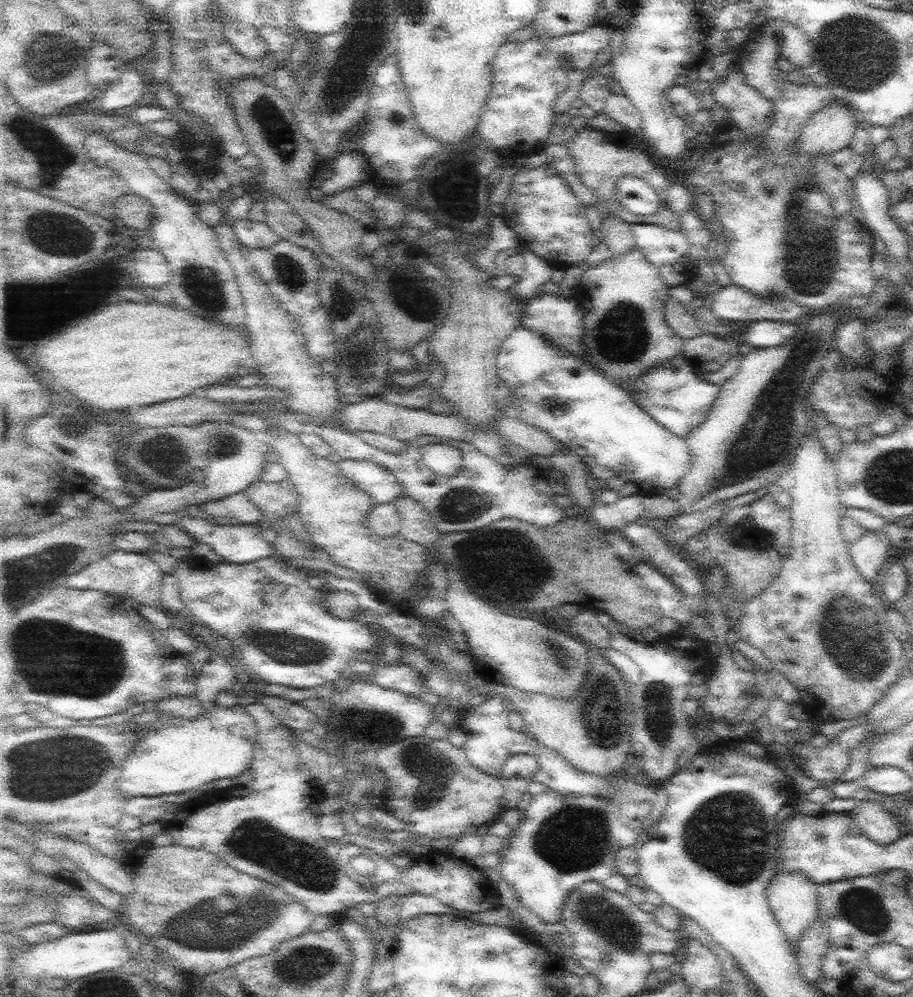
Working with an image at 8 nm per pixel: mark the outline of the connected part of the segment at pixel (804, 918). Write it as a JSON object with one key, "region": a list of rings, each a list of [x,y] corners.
{"region":[[[778,871],[777,875],[770,881],[767,888],[770,908],[790,942],[799,941],[818,916],[818,887],[819,885],[804,873]]]}

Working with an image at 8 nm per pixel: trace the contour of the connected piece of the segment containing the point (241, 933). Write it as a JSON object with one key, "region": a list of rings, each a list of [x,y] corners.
{"region":[[[147,840],[131,848],[124,862],[135,886],[135,891],[124,898],[127,923],[180,967],[200,977],[274,952],[284,941],[308,931],[315,919],[306,905],[286,889],[240,872],[212,853],[207,848],[196,850],[174,843],[156,846]]]}

